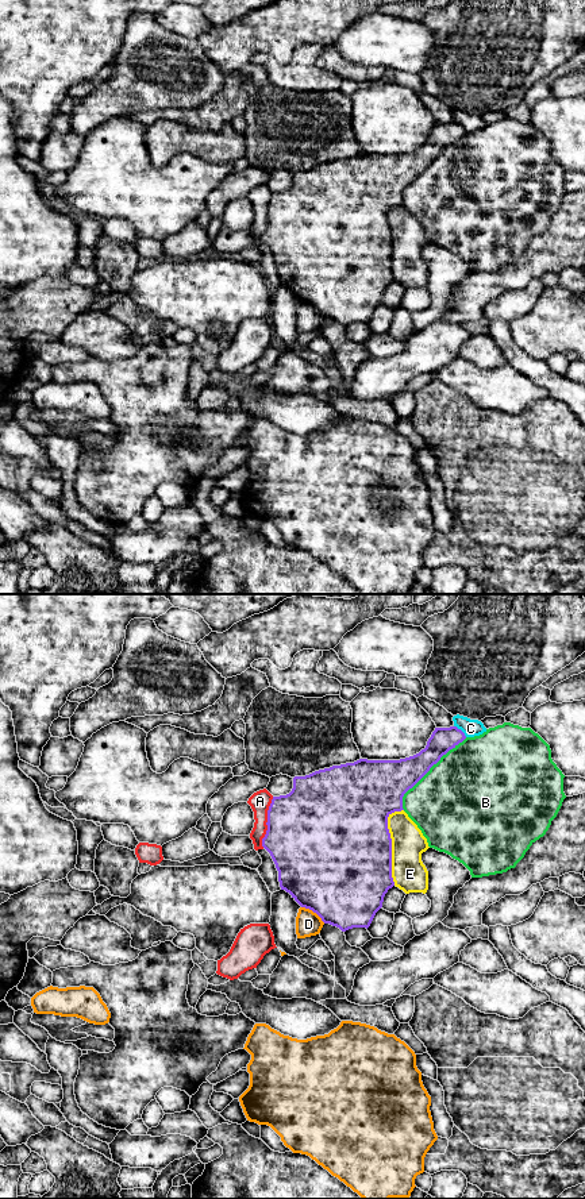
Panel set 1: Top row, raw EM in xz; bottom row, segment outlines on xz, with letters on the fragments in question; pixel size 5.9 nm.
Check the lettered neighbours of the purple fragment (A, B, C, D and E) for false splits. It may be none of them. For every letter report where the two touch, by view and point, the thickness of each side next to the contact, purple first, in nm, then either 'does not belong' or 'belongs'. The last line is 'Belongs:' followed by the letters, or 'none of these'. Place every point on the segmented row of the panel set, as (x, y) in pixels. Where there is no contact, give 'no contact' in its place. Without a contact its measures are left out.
A: contact xz (266, 822); calibres 480 and 120 nm; does not belong
B: contact xz (427, 771); calibres 260 and 500 nm; does not belong
C: contact xz (461, 731); calibres 150 and 100 nm; does not belong
D: contact xz (314, 912); calibres 500 and 150 nm; does not belong
E: contact xz (391, 844); calibres 500 and 200 nm; does not belong
Belongs: none of these

